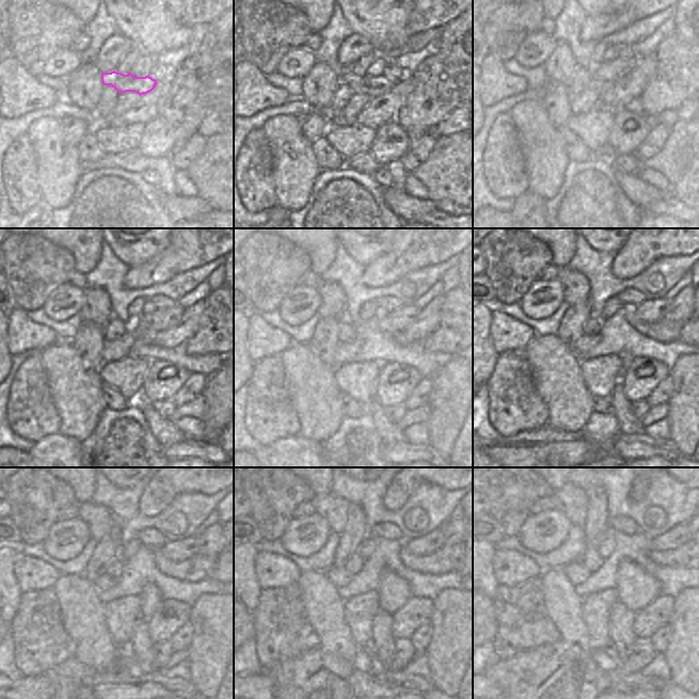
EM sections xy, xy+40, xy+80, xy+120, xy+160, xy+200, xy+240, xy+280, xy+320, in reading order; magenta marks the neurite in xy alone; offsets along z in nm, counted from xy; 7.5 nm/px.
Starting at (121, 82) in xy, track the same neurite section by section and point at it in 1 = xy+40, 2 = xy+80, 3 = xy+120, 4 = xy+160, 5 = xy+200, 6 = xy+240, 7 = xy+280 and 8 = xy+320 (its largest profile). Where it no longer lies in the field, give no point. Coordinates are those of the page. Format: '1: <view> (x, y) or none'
1: xy+40 (372, 86)
2: xy+80 (610, 86)
3: xy+120 (161, 319)
4: xy+160 (401, 317)
5: xy+200 (653, 311)
6: xy+240 (175, 550)
7: xy+280 (430, 542)
8: xy+320 (680, 535)

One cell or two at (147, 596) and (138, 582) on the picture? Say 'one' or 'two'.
two

